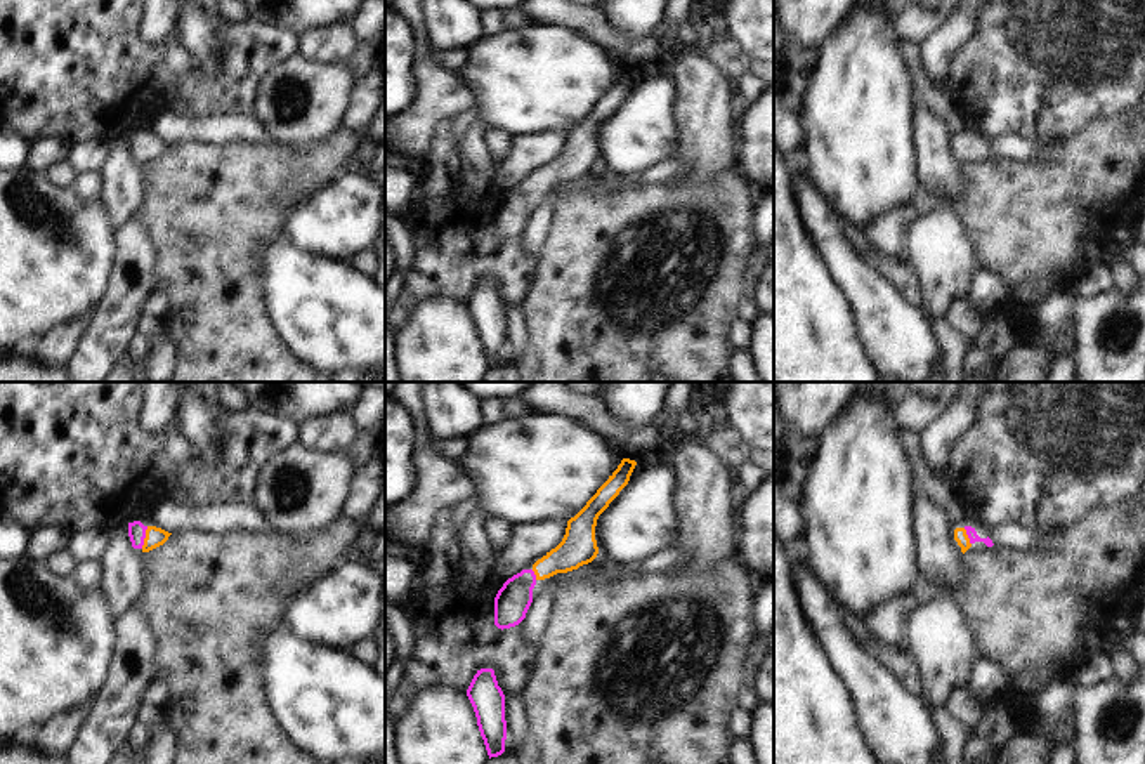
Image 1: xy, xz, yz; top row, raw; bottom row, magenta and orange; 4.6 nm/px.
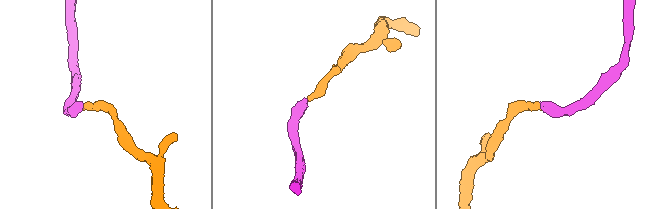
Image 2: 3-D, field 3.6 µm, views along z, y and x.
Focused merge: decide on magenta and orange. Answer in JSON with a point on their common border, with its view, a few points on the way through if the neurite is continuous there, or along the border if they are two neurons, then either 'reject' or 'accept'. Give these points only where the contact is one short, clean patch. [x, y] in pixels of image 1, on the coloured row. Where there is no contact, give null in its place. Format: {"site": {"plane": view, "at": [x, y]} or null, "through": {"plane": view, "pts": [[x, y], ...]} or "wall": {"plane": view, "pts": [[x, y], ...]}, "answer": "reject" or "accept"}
{"site": {"plane": "xy", "at": [144, 537]}, "through": {"plane": "xy", "pts": [[136, 530], [144, 537], [155, 537]]}, "answer": "accept"}

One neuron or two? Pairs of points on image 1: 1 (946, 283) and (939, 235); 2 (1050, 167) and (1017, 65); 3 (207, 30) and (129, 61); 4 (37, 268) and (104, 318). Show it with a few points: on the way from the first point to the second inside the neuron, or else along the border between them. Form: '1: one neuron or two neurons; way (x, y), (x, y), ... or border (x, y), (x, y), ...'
1: one neuron; way (946, 271), (946, 259), (939, 247)
2: two neurons; border (1081, 129), (1036, 144)
3: two neurons; border (172, 35), (186, 61), (203, 75)
4: two neurons; border (110, 273), (106, 290), (87, 318)

